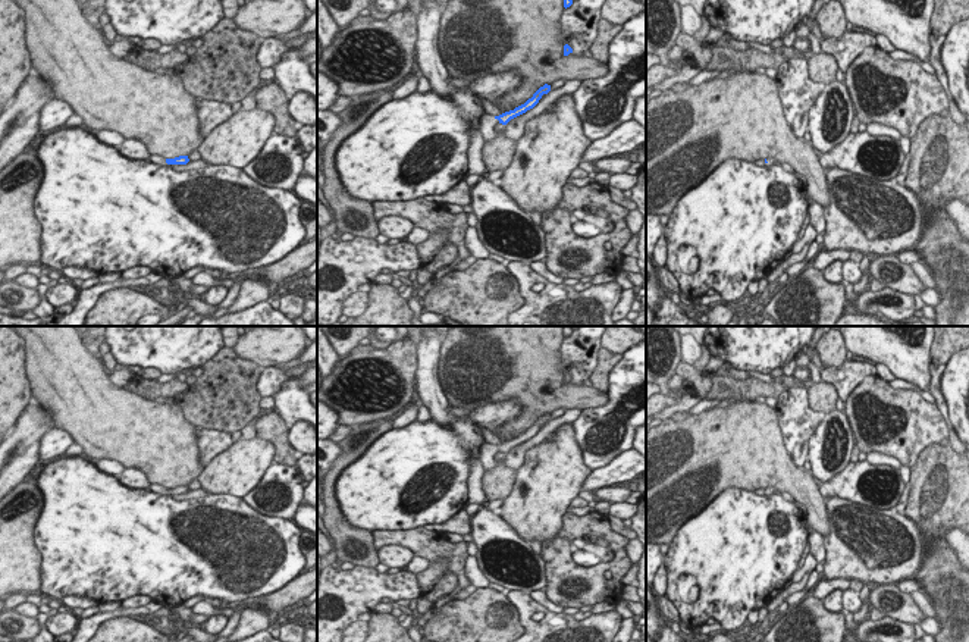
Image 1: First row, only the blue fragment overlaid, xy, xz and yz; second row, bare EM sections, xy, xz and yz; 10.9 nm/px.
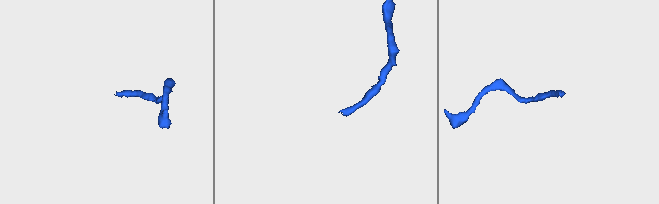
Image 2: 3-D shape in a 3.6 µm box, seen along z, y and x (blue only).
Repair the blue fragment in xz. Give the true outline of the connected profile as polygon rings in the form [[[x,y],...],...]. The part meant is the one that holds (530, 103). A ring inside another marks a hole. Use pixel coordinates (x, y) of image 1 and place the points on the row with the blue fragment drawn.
[[[545,84],[533,94],[531,98],[529,98],[524,104],[515,107],[514,110],[505,112],[499,116],[484,113],[480,120],[480,128],[479,128],[479,131],[483,135],[484,145],[498,138],[496,137],[496,125],[498,123],[507,125],[511,119],[533,109],[539,103],[539,100],[542,98],[542,95],[548,94],[549,91],[551,91],[551,85]]]

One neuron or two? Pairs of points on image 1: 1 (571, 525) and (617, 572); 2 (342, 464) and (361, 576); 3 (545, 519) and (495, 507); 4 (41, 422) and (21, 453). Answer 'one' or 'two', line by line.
1: one
2: two
3: two
4: one

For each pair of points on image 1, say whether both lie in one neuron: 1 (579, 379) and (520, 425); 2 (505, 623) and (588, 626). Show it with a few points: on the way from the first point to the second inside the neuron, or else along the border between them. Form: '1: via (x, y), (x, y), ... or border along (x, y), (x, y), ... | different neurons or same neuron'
1: border along (571, 382), (583, 385) | different neurons
2: border along (507, 597), (519, 610), (519, 620), (524, 626) | different neurons

